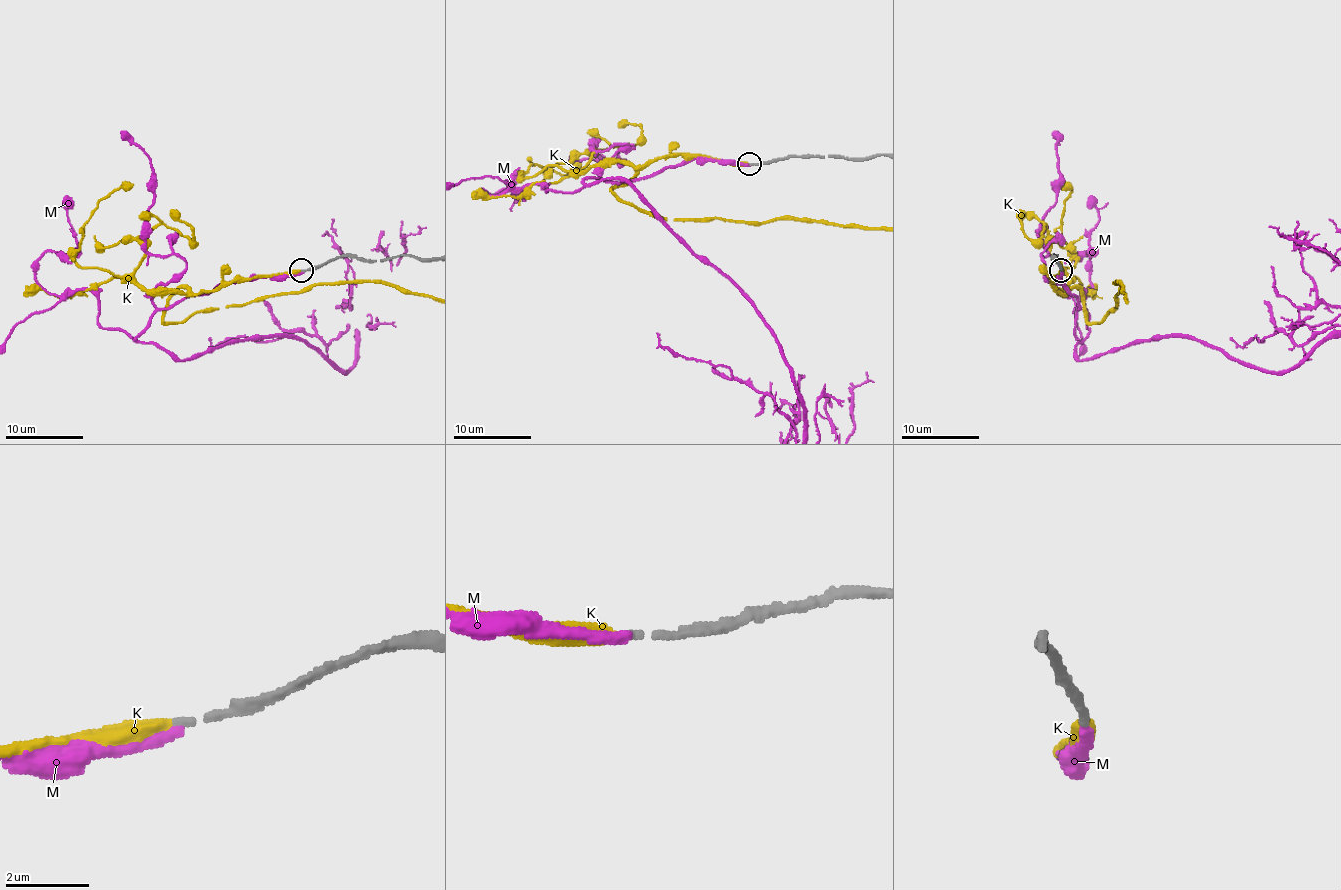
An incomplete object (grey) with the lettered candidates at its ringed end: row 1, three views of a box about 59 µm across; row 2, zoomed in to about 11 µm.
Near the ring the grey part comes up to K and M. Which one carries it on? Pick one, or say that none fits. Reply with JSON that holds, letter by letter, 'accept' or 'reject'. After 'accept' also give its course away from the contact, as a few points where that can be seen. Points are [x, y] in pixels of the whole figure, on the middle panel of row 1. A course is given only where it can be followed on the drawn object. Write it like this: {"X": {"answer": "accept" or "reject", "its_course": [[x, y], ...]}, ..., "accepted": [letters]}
{"K": {"answer": "accept"}, "M": {"answer": "reject"}, "accepted": ["K"]}

